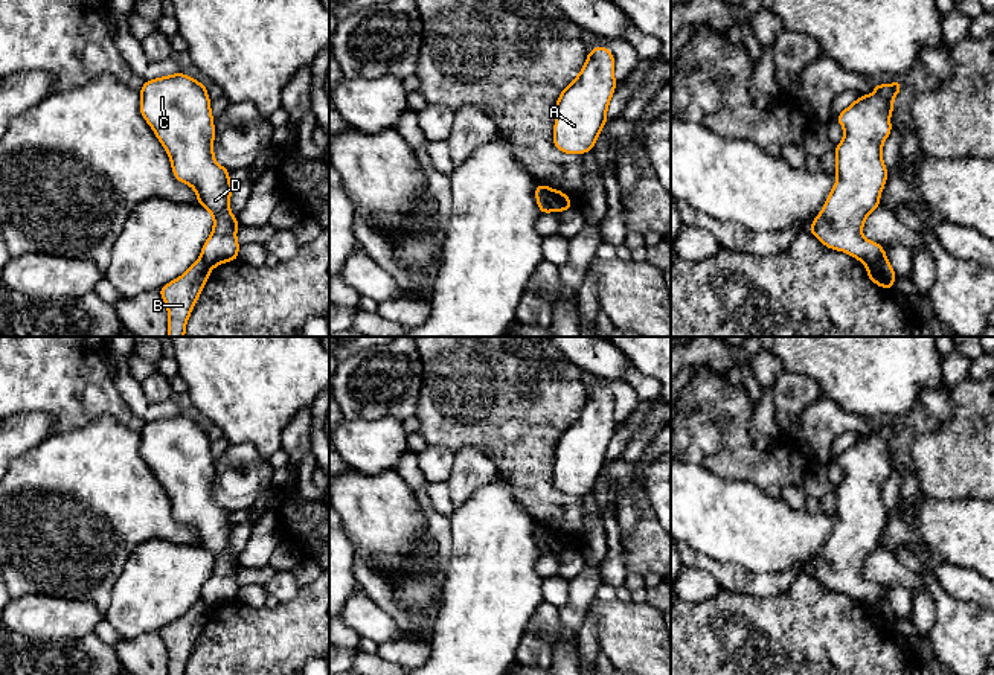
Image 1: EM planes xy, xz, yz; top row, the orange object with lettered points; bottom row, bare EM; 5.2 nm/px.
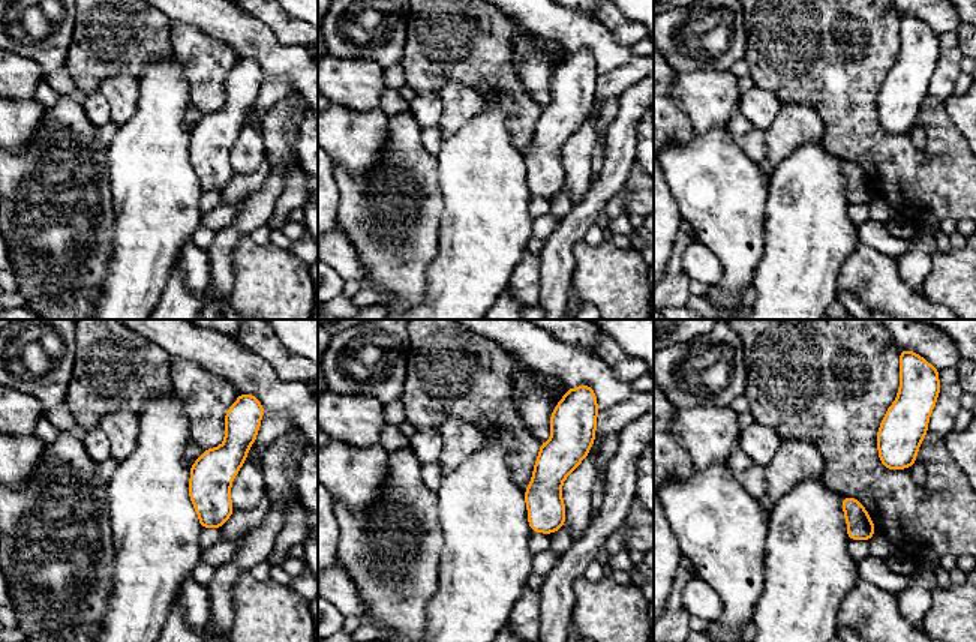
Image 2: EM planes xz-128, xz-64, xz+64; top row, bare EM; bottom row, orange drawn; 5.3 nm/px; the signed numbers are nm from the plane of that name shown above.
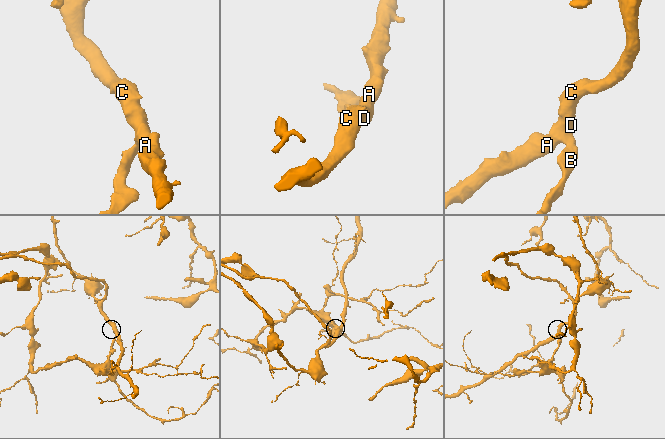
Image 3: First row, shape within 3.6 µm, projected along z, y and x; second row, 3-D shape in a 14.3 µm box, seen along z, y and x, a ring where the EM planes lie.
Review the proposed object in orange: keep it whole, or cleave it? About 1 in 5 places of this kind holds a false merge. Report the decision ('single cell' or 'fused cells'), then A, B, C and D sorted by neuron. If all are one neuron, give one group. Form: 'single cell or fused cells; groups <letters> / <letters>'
fused cells; groups A C D / B

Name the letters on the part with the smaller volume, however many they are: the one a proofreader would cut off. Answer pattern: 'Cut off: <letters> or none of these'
Cut off: A, C, D

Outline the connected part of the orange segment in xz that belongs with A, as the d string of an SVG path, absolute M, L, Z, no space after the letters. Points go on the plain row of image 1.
M596 387L587 395L581 414L558 437L552 474L555 489L566 495L592 492L607 463L614 431L614 398Z

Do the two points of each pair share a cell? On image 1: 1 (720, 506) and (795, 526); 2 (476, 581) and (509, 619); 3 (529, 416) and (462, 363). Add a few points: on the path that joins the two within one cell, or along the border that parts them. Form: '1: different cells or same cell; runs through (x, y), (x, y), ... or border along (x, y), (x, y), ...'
1: same cell; runs through (738, 523), (743, 526), (776, 526)
2: same cell; runs through (485, 590), (500, 610)
3: same cell; runs through (513, 407), (503, 404), (479, 380)

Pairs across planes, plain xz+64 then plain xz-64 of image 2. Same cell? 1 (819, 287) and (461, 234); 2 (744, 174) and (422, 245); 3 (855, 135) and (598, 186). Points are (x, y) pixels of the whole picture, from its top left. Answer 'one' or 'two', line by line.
1: one
2: two
3: two

